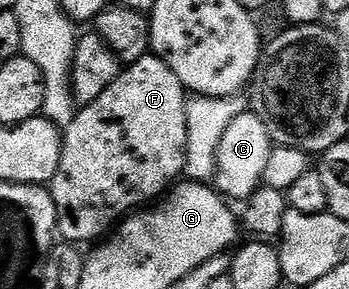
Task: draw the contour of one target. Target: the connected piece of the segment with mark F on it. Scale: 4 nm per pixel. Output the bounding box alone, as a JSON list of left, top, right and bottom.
[49,54,188,246]

